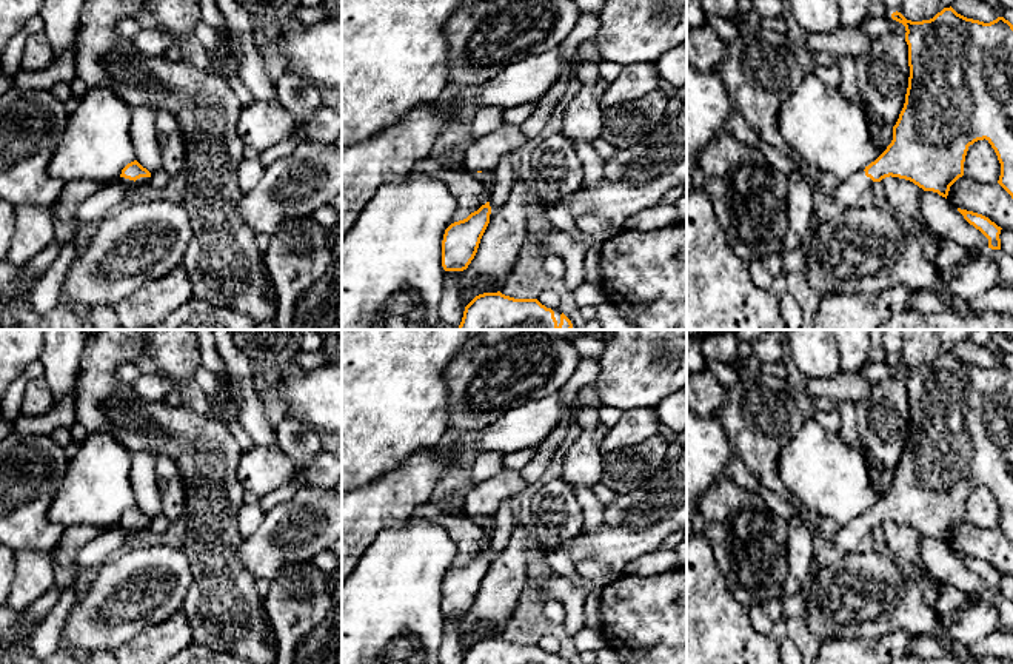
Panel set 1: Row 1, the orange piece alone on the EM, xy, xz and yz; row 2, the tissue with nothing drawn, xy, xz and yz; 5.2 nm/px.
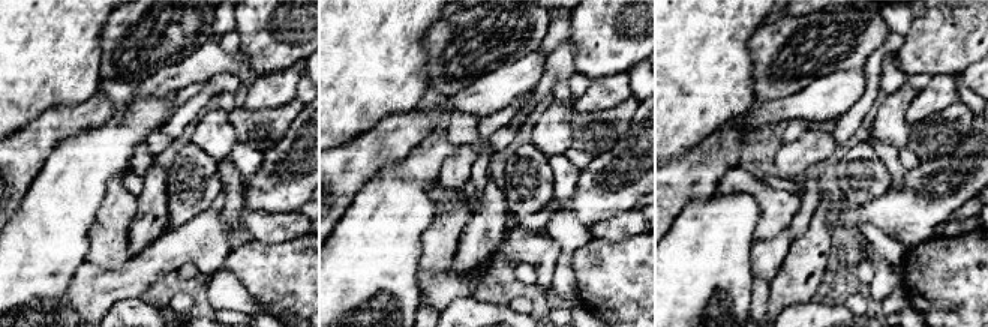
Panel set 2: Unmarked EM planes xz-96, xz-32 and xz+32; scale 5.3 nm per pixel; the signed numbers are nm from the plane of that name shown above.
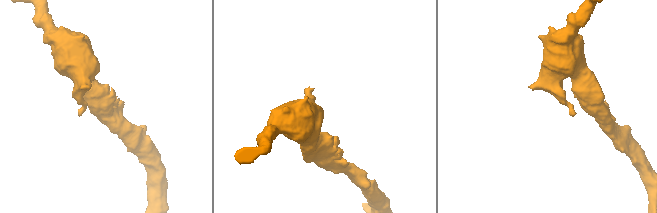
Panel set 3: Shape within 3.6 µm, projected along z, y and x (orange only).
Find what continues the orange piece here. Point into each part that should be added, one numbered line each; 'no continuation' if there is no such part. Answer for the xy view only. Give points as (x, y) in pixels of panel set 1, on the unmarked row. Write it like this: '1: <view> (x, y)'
1: xy (140, 527)

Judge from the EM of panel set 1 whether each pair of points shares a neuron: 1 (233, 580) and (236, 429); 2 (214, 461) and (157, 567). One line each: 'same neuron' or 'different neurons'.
1: different neurons
2: different neurons

